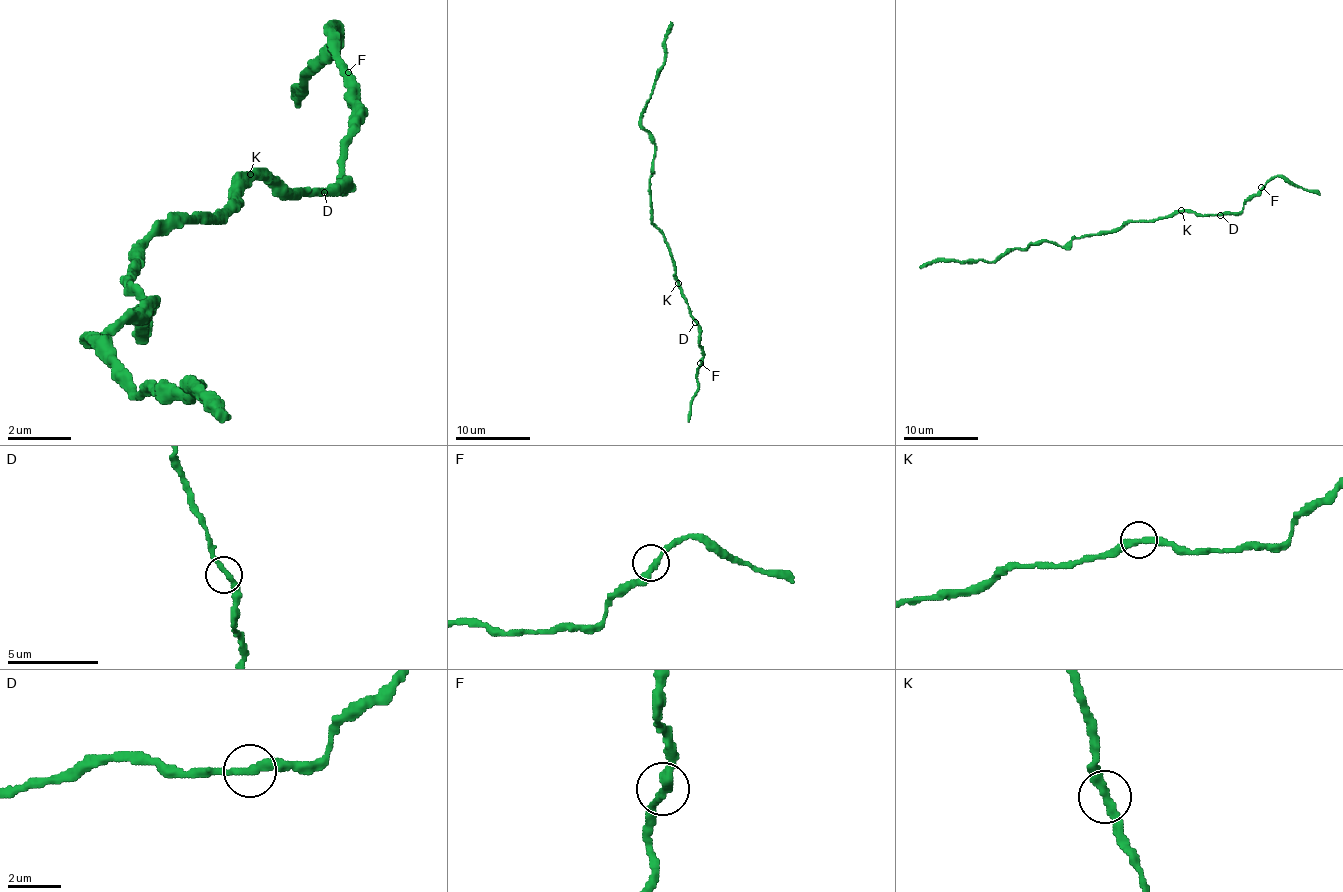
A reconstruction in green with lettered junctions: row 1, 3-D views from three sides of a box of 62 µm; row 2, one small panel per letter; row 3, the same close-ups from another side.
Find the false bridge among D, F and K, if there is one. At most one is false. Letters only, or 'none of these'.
none of these

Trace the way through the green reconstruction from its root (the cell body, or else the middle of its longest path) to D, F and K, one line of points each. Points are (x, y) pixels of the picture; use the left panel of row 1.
D: (156, 232), (220, 216), (260, 176), (292, 192), (324, 192)
F: (156, 232), (220, 216), (260, 176), (292, 192), (332, 192), (340, 144), (356, 128), (348, 72)
K: (156, 232), (164, 232), (172, 224), (204, 224), (212, 216), (220, 216), (252, 176)

